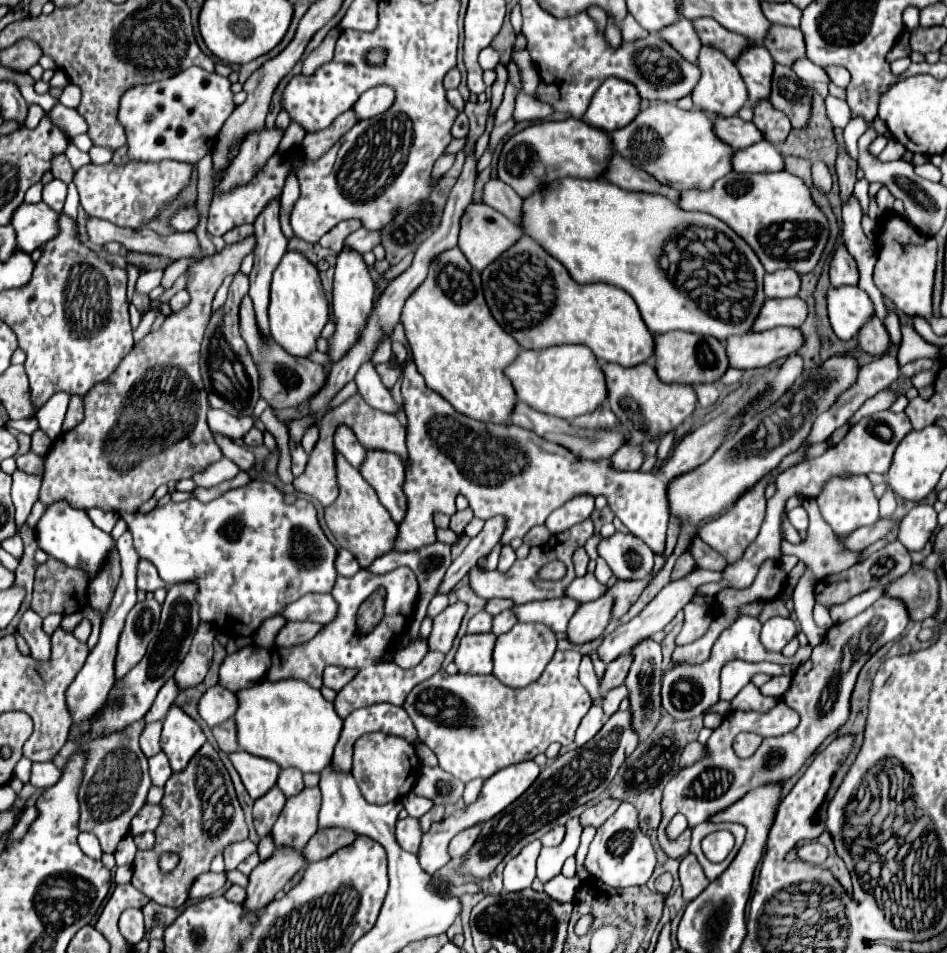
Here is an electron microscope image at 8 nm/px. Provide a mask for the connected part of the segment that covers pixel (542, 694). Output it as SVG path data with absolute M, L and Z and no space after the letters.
M576 649L556 651L542 677L528 687L512 689L494 675L448 675L438 669L430 679L418 683L406 697L404 709L444 771L468 783L476 777L488 779L496 771L534 759L550 743L570 745L574 733L588 713L592 699L578 681L582 653Z

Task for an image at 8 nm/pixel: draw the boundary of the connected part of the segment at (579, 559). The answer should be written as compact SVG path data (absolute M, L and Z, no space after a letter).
M580 547L574 557L572 557L572 563L574 563L574 569L576 569L576 575L586 575L586 567L588 567L588 555L584 551L584 547Z

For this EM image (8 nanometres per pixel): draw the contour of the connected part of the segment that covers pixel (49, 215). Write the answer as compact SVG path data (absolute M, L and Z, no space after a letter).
M44 201L38 205L22 203L12 217L18 247L26 253L40 249L46 241L50 241L52 237L56 237L56 233L60 233L58 219L60 213L50 209Z

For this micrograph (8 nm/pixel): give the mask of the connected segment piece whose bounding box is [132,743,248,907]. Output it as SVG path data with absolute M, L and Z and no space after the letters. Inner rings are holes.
M210 743L200 747L182 773L174 773L168 779L160 805L164 817L154 831L156 843L150 851L136 853L132 885L152 897L158 905L180 907L188 899L188 887L192 887L192 881L210 871L212 859L228 845L248 839L248 825L244 825L244 811L236 799L232 779L218 757L218 751ZM164 853L176 853L180 857L176 869L168 873L158 865L160 855Z

